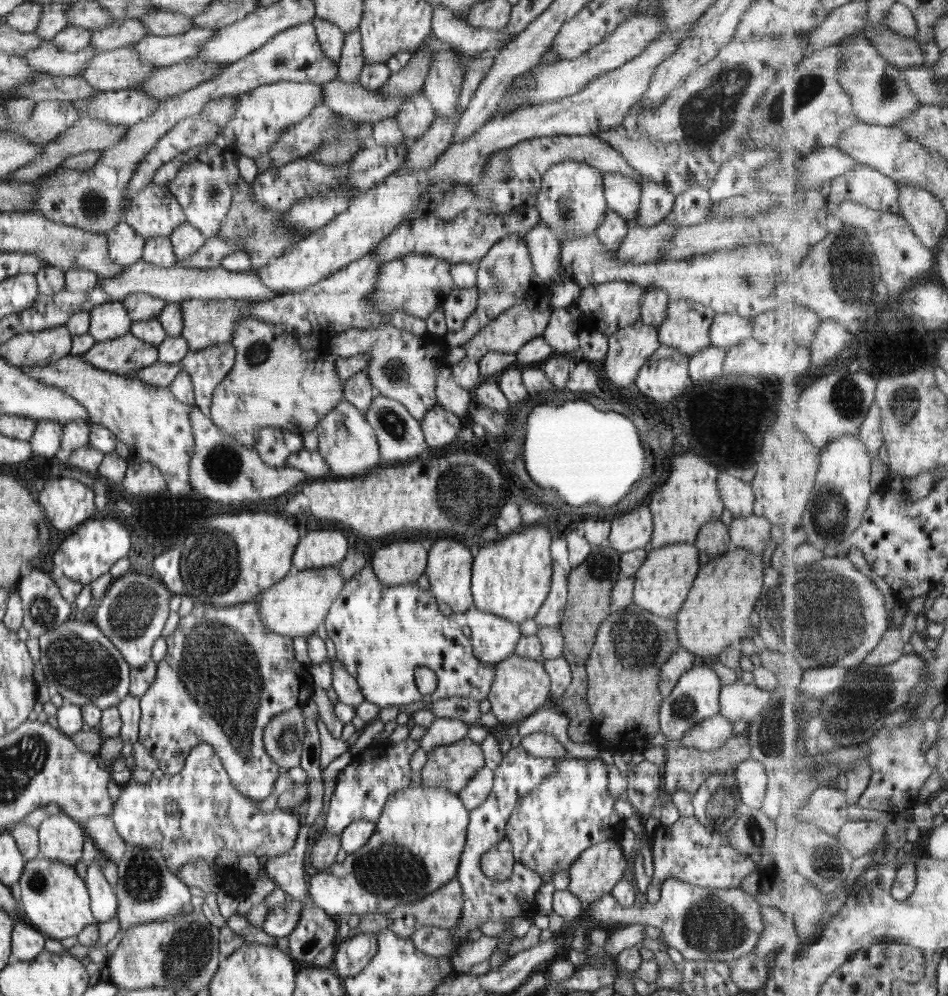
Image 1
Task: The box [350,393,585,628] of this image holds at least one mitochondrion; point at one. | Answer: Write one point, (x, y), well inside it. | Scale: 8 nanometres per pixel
(451, 484)

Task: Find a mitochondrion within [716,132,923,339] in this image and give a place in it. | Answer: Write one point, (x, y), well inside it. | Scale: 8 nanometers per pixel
(850, 277)

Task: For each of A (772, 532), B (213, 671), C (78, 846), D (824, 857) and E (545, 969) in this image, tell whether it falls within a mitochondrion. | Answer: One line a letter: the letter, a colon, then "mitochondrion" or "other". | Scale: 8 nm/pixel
A: other
B: mitochondrion
C: other
D: mitochondrion
E: other

